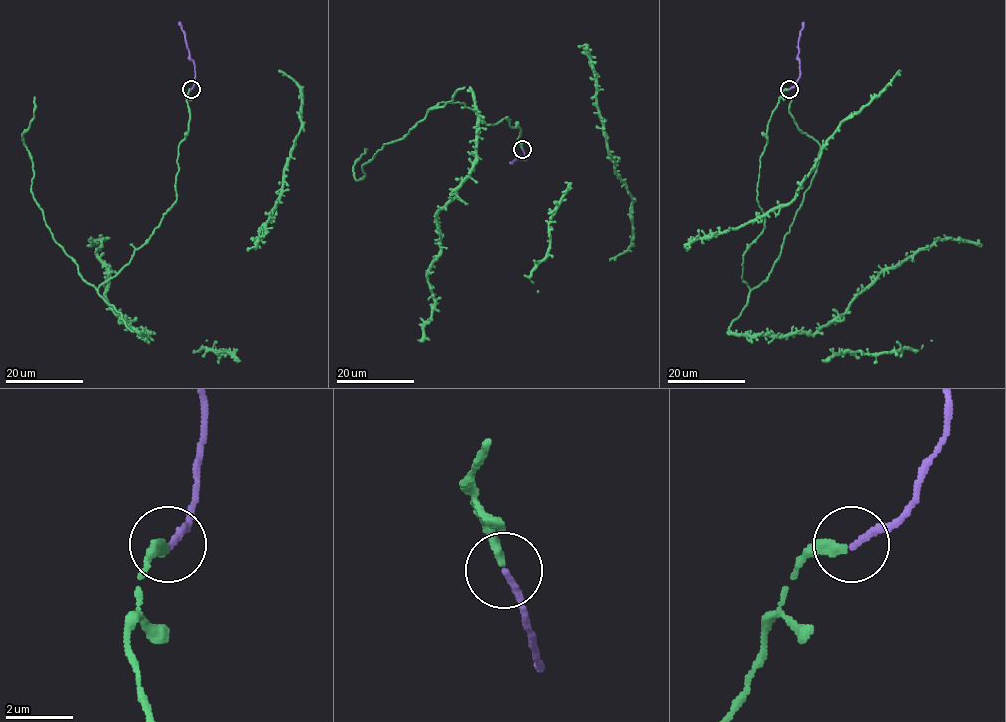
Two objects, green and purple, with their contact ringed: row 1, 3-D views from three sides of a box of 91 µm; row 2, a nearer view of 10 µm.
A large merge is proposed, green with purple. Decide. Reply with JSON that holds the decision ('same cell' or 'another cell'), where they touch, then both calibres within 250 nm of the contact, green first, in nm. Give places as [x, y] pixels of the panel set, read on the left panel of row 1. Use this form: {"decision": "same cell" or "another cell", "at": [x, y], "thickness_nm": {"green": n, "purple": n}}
{"decision": "same cell", "at": [191, 89], "thickness_nm": {"green": 300, "purple": 190}}

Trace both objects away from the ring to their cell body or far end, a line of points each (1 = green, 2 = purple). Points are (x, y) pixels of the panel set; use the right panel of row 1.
1: (788, 89), (760, 158), (765, 228), (742, 259), (747, 305), (727, 332), (814, 334), (919, 250), (979, 245)
2: (789, 89), (800, 76), (798, 42), (804, 22)

